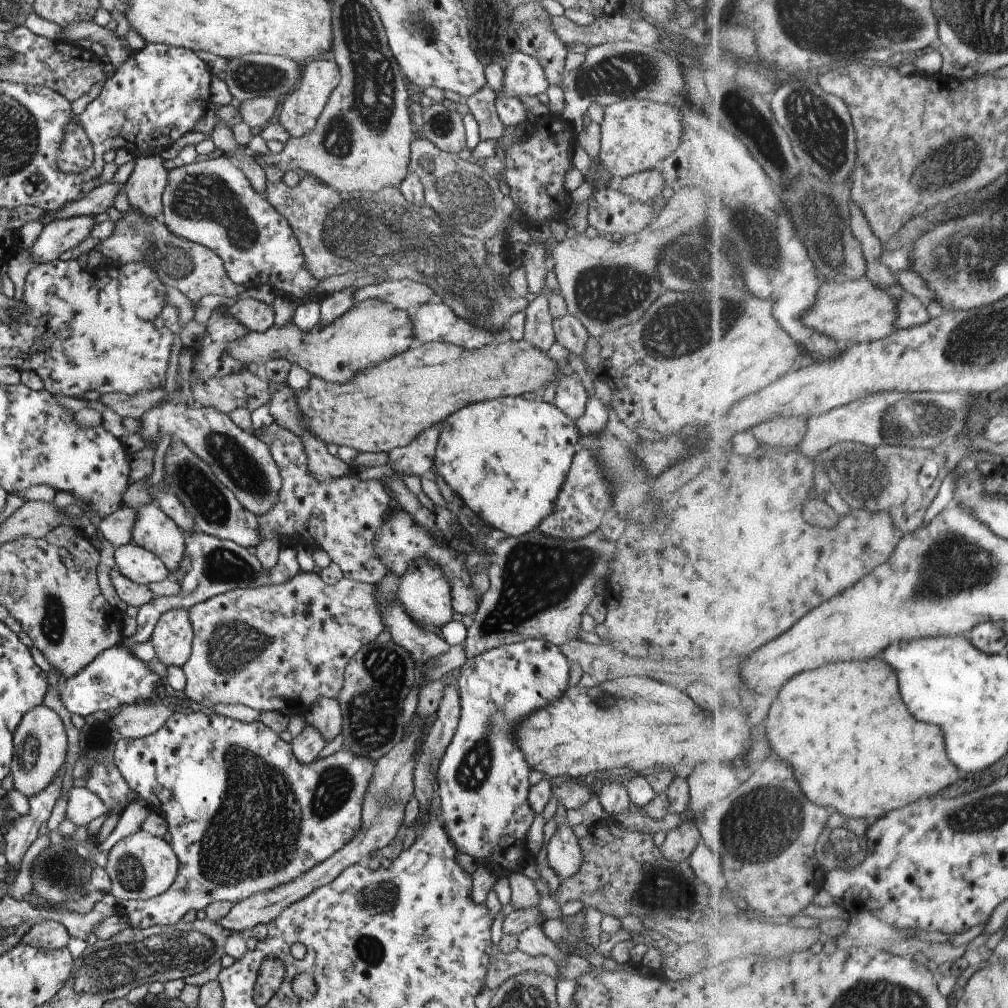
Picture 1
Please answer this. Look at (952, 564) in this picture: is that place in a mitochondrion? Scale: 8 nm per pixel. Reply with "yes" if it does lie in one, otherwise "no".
yes

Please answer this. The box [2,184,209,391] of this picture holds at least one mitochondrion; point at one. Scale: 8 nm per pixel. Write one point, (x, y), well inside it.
(180, 262)

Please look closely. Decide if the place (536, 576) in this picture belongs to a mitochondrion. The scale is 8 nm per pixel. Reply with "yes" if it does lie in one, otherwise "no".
yes

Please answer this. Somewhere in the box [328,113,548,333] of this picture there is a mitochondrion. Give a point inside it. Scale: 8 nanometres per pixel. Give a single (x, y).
(458, 187)

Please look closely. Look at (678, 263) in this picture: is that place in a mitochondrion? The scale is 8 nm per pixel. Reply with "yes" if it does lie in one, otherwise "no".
yes

